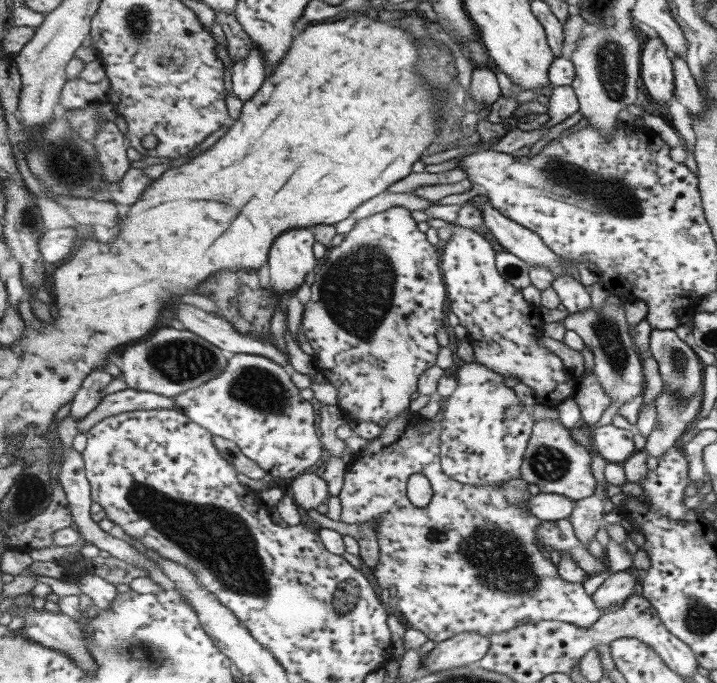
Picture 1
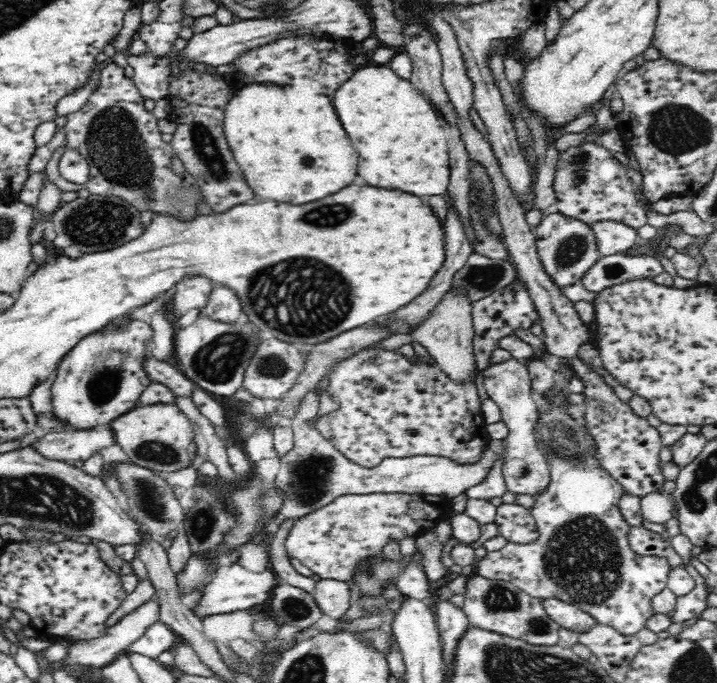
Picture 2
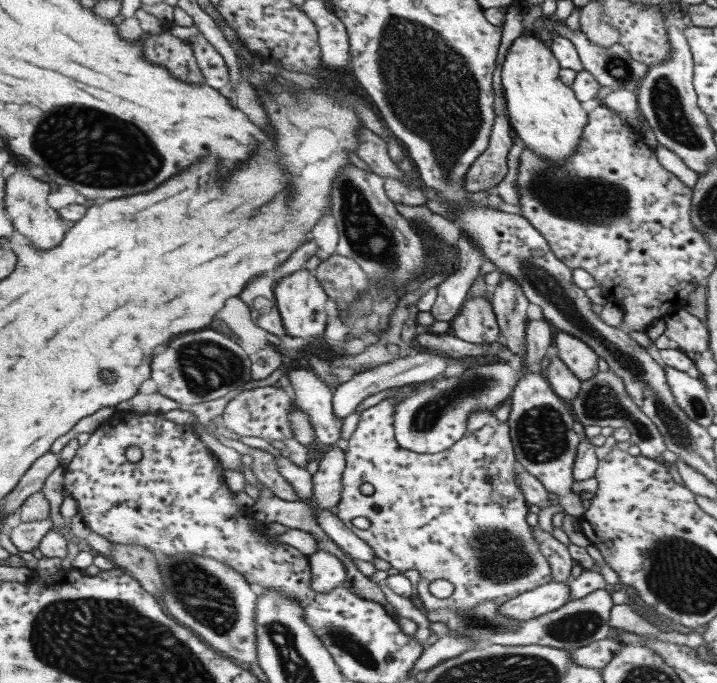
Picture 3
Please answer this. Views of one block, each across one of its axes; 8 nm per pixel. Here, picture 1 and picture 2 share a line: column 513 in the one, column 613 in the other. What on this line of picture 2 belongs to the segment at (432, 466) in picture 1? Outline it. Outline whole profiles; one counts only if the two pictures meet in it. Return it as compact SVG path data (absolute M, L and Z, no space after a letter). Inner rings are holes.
M544 444L545 460L550 467L548 486L534 494L534 506L530 516L534 517L538 536L532 542L510 542L501 550L487 552L475 565L475 574L492 580L505 580L517 586L529 596L540 600L556 598L577 606L591 614L598 623L610 626L623 635L635 635L645 627L647 620L655 614L650 599L667 588L667 578L672 566L662 556L644 556L630 548L626 522L619 507L624 494L618 484L602 467L595 464L592 456L584 451L564 457L560 447Z

